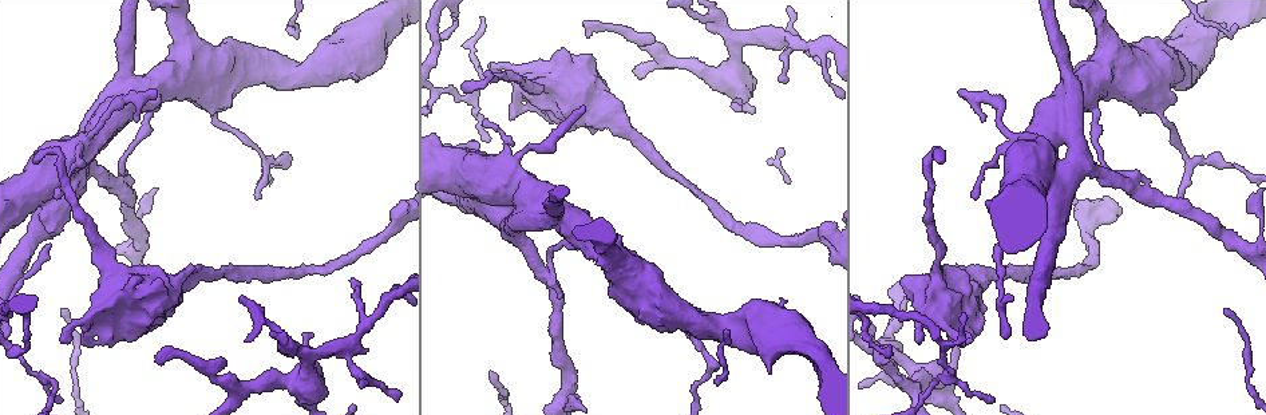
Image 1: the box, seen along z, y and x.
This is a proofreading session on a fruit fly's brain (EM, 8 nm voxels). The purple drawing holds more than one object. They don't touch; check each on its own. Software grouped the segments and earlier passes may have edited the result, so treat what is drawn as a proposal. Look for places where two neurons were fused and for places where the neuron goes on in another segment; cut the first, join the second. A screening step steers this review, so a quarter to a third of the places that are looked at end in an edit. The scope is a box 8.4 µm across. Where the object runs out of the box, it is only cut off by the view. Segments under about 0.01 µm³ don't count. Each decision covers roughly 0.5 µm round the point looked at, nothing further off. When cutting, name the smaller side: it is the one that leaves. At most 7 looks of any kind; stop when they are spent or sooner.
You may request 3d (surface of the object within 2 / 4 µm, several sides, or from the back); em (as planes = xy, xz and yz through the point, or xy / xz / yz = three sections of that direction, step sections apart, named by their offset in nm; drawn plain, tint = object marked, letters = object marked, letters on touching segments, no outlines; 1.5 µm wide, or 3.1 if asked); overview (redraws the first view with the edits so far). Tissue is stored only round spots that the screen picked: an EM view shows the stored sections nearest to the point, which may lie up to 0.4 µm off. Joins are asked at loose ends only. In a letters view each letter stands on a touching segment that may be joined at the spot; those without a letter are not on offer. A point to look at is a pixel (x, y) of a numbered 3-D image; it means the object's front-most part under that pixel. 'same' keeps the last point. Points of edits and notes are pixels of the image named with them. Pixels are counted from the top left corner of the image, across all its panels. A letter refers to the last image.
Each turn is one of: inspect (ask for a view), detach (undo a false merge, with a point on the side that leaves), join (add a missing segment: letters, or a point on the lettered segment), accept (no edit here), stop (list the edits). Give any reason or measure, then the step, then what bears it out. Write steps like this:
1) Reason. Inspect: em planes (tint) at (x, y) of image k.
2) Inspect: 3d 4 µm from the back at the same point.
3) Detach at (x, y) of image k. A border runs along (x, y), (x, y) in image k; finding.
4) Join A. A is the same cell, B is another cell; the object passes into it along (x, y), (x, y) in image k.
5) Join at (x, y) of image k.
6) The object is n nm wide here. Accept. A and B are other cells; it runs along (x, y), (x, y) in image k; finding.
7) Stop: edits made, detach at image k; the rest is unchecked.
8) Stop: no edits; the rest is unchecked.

Branch stops here. Inspect: em planes (letters) at (313, 336) of image 1.

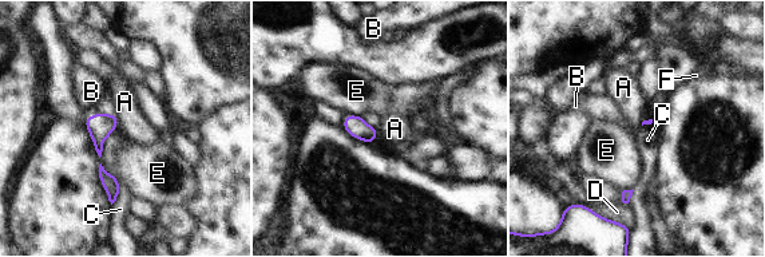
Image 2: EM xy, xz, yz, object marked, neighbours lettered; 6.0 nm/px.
Join at (107, 109) of image 2. F is the same cell, A, B, C, D and E are other cells; it goes on there.

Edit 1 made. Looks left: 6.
Redraw. Inspect: overview.

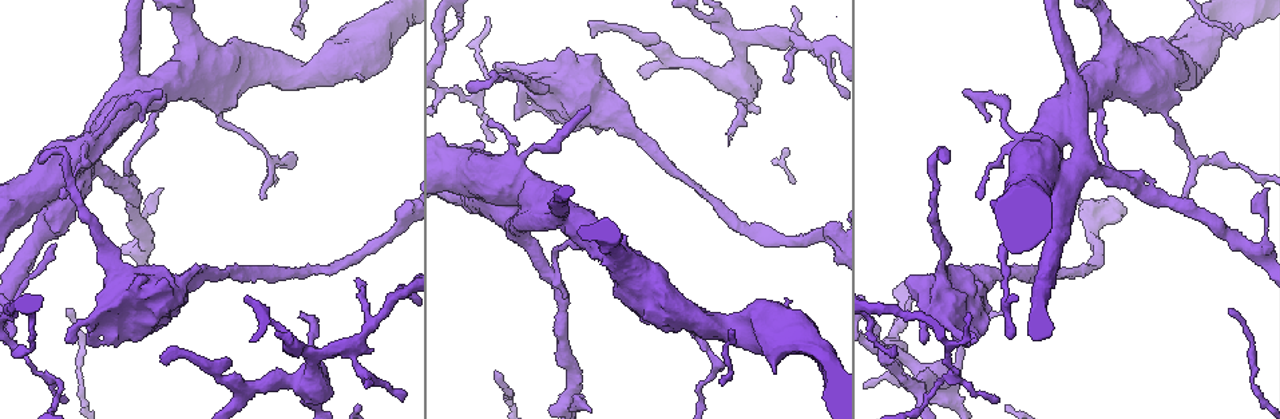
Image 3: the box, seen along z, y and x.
Tapers out. Inspect: em planes (tint) at (945, 163) of image 3.

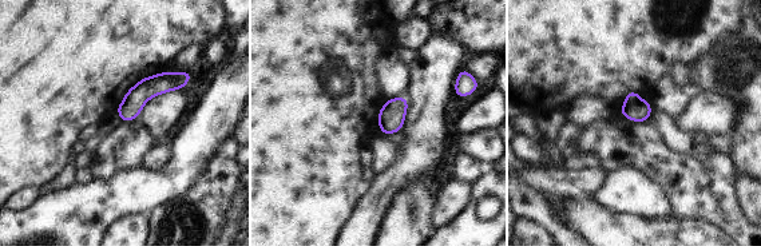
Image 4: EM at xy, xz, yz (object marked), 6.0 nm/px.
Inspect: em planes (letters) at the same point.

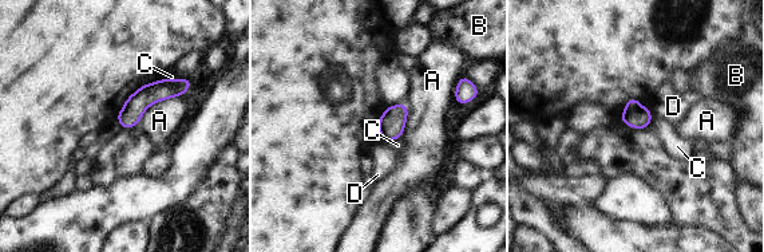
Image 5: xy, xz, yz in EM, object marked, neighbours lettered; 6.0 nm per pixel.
The longest contact is with A, 300 nm. Accept. A, B, C and D are other cells; a border runs along (399, 138), (388, 142) in image 5; none of them fits.

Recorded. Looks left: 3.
Thick turns thin. Inspect: 3d 4 µm at (1170, 120) of image 3.

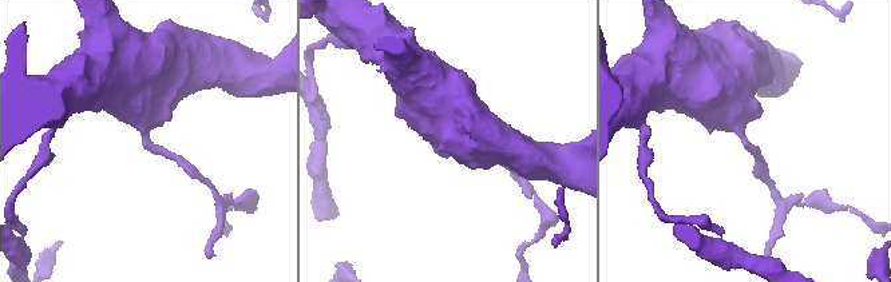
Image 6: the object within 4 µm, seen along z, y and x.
Inspect: em planes (letters) at (152, 145) of image 6.

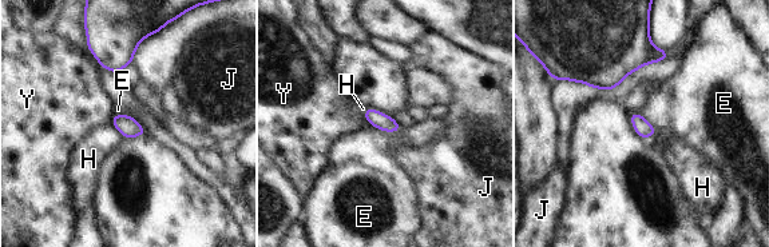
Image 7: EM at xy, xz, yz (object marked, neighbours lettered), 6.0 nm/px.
The object is 100 nm wide here. Accept. E, H, J and Y are other cells; a border runs along (369, 124), (384, 131), (403, 127) in image 7; one neuron here.

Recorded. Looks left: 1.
Stop: edits made, join at image 2; the rest is unchecked.

